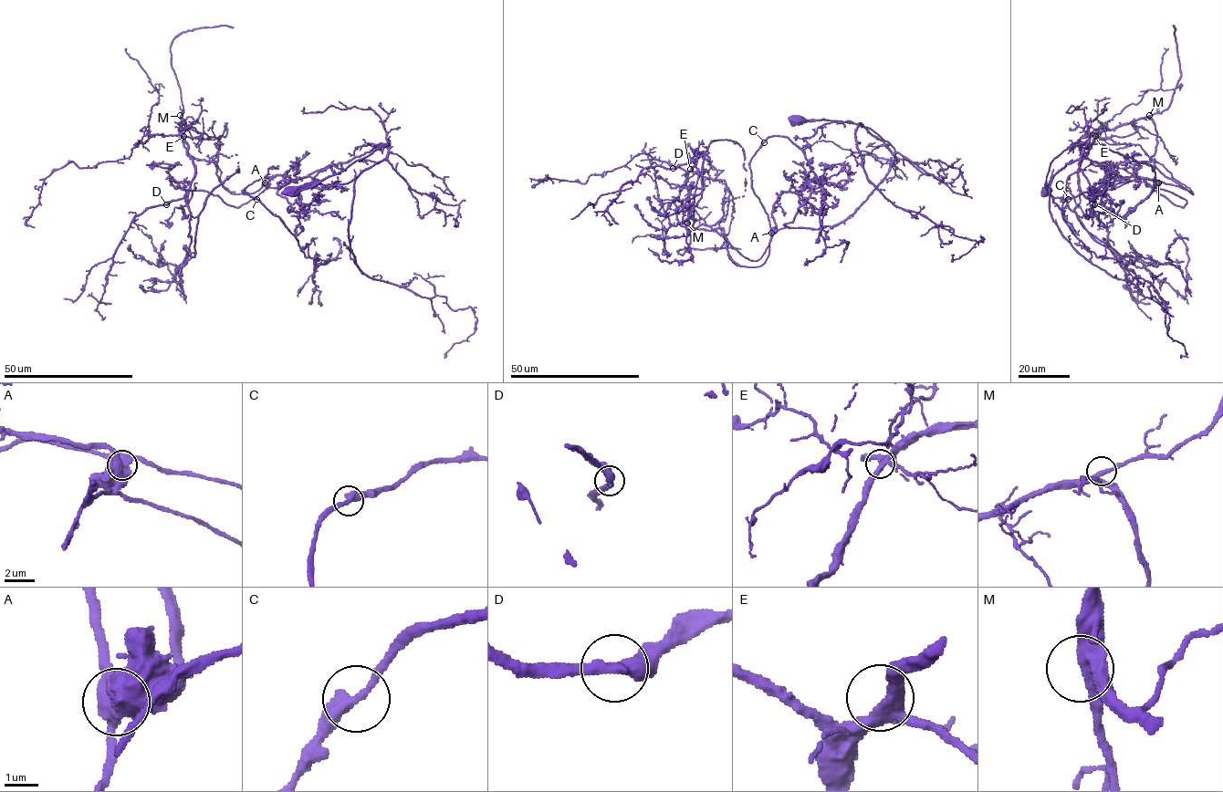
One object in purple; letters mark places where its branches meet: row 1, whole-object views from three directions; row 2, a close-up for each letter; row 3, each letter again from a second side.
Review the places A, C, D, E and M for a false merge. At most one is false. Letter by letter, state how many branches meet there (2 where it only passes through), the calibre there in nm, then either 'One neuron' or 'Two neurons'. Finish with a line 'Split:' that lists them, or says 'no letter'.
A: Branches: 3. Thickness 600 nm. Two neurons
C: Branches: 2. Thickness 360 nm. One neuron
D: Branches: 2. Thickness 400 nm. One neuron
E: Branches: 3. Thickness 360 nm. One neuron
M: Branches: 3. Thickness 280 nm. One neuron
Split: A

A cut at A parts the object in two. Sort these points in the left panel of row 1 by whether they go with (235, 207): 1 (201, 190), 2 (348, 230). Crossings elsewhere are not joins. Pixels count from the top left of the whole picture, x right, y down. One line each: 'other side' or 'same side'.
1: same side
2: same side

